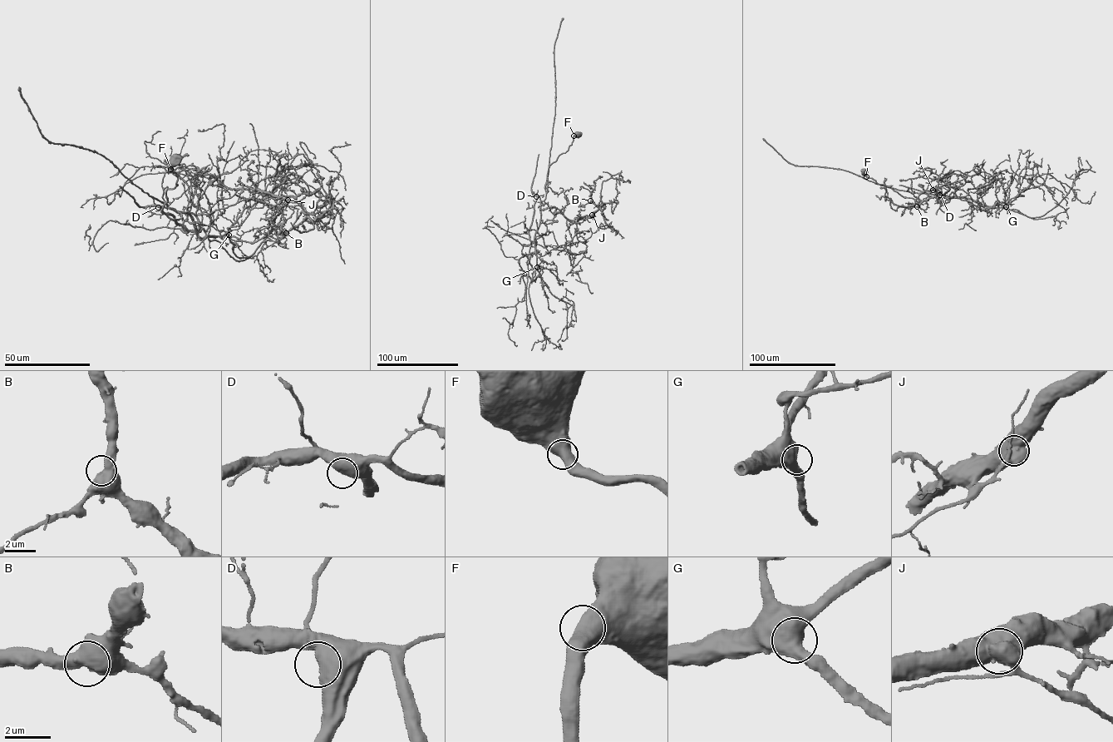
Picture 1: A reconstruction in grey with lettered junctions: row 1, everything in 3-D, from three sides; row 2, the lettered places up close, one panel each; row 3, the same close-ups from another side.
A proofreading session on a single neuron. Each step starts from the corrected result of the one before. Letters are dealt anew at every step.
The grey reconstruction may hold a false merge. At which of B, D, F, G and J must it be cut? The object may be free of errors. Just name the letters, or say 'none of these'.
J

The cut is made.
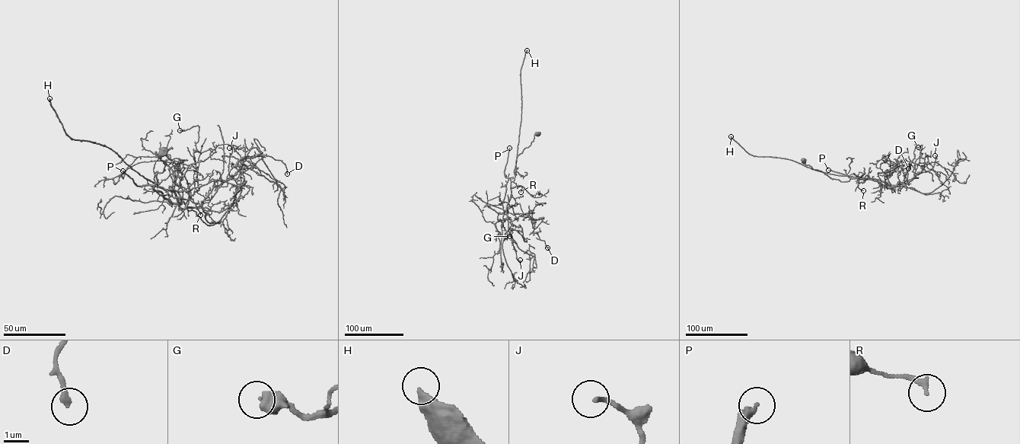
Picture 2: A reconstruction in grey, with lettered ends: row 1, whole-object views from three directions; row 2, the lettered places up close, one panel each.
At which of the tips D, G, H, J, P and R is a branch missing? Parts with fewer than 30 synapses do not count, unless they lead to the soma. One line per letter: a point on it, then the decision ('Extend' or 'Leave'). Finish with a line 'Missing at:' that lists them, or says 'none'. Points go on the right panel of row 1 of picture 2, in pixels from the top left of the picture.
D: Place: (908, 168). Leave
G: Place: (918, 147). Leave
H: Place: (731, 136). Extend
J: Place: (935, 155). Leave
P: Place: (828, 170). Extend
R: Place: (863, 190). Leave
Missing at: H, P

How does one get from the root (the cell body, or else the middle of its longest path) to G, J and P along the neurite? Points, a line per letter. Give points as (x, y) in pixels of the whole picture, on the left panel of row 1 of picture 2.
G: (164, 151), (154, 188), (167, 193), (153, 189), (186, 203), (199, 189), (199, 126), (180, 130)
J: (164, 151), (154, 189), (173, 190), (183, 208), (201, 206), (229, 177), (229, 148)
P: (164, 151), (165, 169), (157, 172), (154, 188), (166, 195), (167, 190), (160, 186), (136, 186), (122, 170)

